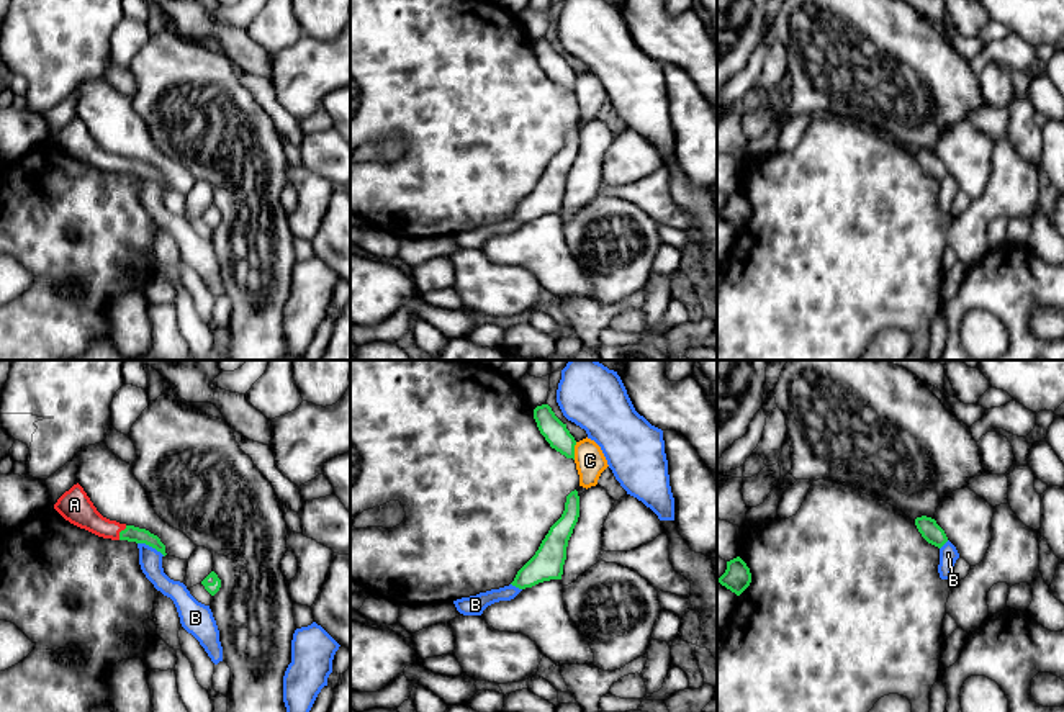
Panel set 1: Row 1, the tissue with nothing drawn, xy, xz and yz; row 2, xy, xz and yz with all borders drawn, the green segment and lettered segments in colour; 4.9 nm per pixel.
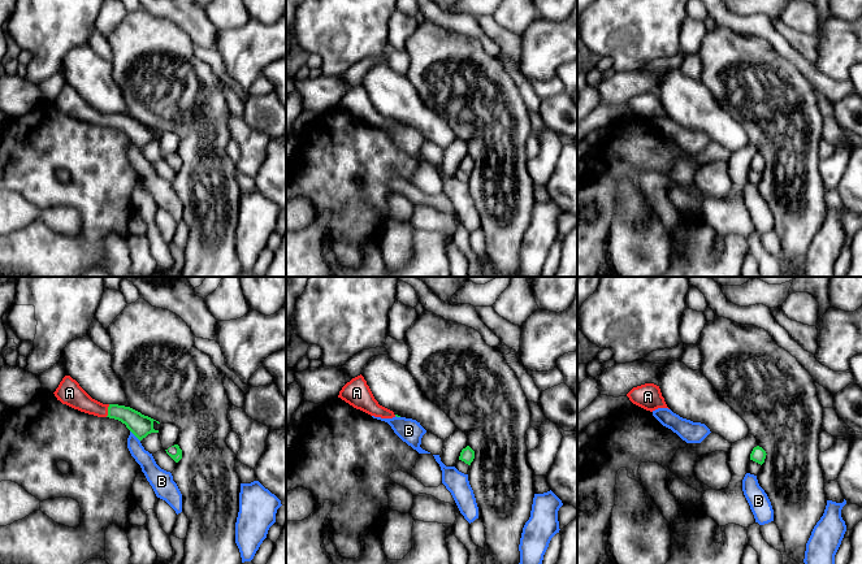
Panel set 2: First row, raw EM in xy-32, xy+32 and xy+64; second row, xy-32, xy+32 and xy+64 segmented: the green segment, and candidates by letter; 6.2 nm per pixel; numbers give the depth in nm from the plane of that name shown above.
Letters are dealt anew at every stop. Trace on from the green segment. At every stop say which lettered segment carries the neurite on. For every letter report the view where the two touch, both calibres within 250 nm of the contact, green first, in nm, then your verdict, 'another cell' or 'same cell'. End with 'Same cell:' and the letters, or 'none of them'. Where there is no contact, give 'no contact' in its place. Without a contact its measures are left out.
A: meets green in xy; 80 nm thick on the green side, 150 nm on the other; same cell
B: meets green in xy; 80 nm thick on the green side, 110 nm on the other; another cell
C: meets green in xz; 120 nm thick on the green side, 150 nm on the other; another cell
Same cell: A

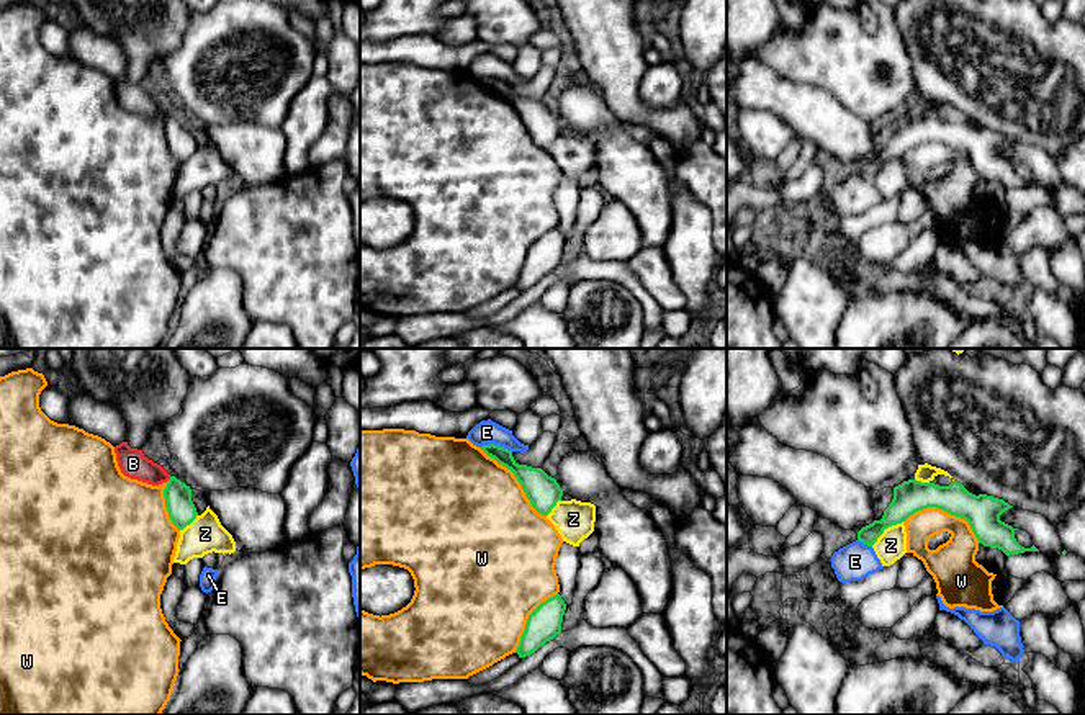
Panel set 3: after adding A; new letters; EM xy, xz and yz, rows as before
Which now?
B: meets green in xy; 140 nm thick on the green side, 140 nm on the other; another cell
E: meets green in xz; 130 nm thick on the green side, 120 nm on the other; another cell
W: meets green in yz; 170 nm thick on the green side, 200 nm on the other; another cell
Z: meets green in yz; 160 nm thick on the green side, 150 nm on the other; another cell
Same cell: none of them

